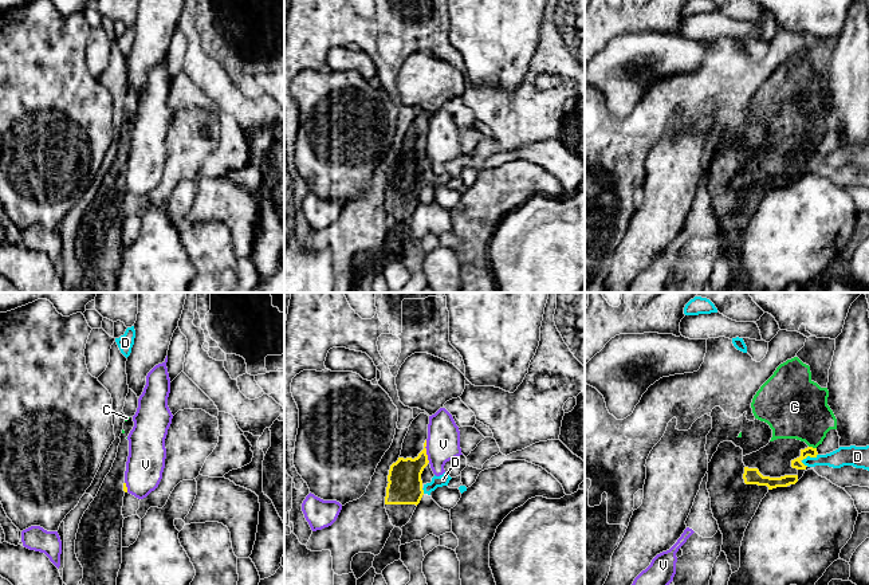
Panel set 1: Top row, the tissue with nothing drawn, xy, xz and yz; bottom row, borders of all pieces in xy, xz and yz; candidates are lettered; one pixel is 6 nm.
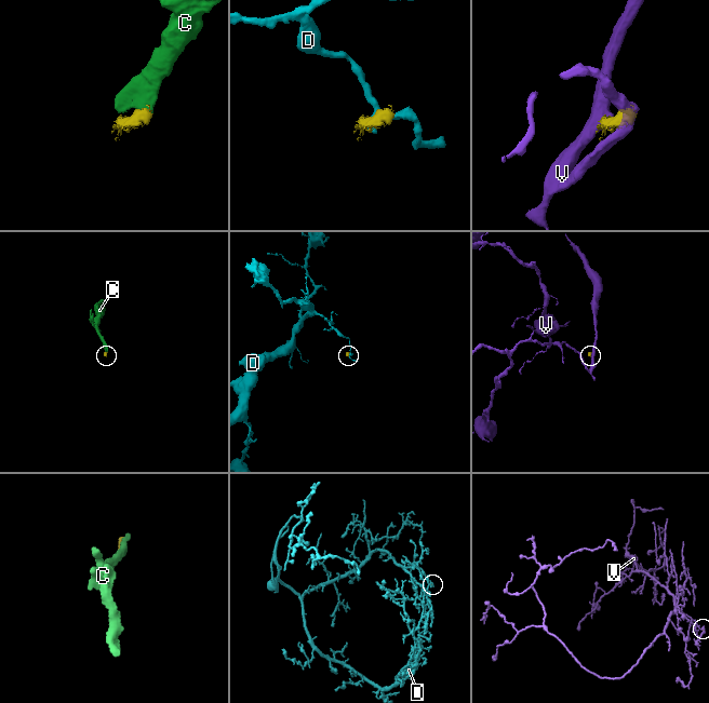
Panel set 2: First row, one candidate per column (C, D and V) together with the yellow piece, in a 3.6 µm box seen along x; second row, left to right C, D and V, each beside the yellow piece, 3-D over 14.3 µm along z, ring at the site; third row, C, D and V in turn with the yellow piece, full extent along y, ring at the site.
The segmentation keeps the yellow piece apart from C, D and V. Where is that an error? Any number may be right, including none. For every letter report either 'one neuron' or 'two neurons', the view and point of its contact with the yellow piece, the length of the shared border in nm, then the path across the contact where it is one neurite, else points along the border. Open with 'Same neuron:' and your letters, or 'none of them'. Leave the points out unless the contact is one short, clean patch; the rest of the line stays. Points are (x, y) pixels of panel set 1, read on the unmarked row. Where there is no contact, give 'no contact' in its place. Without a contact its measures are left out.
Same neuron: C
C: one neuron | yz (812, 146) | 50 nm
D: two neurons | yz (809, 154) | 120 nm | along yz (817, 153), (806, 156), (801, 161)
V: two neurons | xz (425, 150) | 140 nm | along xz (425, 140), (425, 153), (429, 161)

